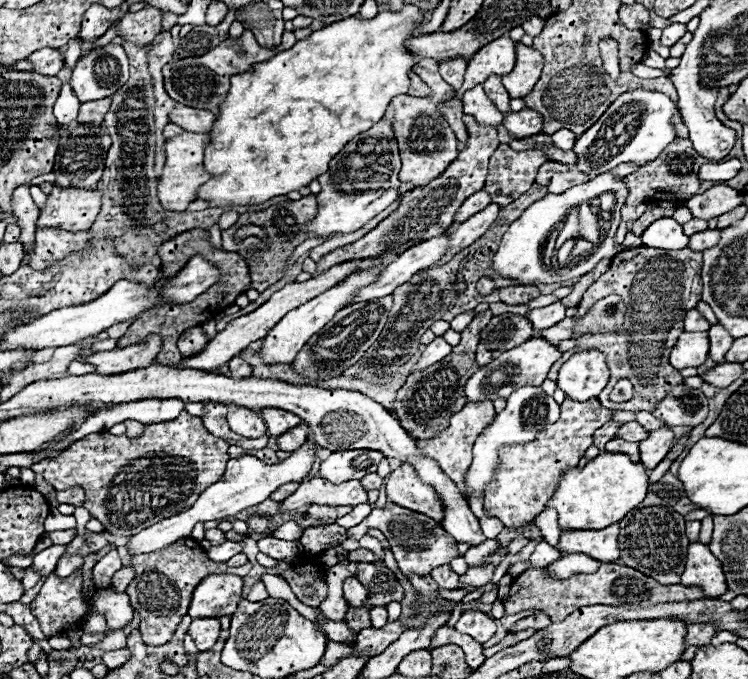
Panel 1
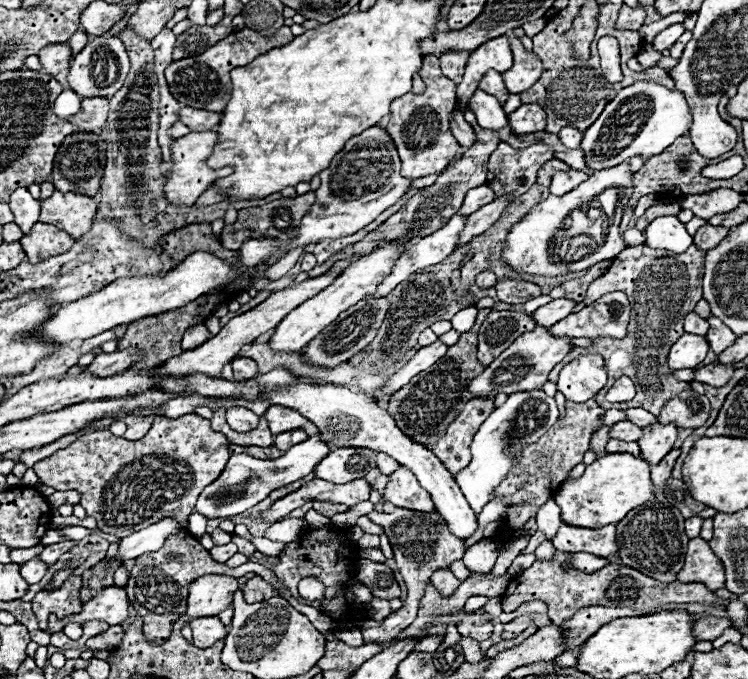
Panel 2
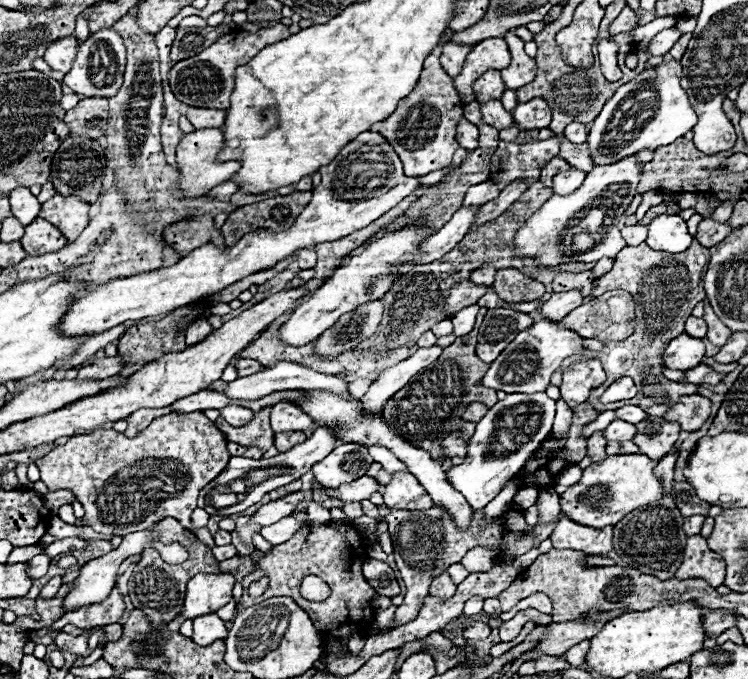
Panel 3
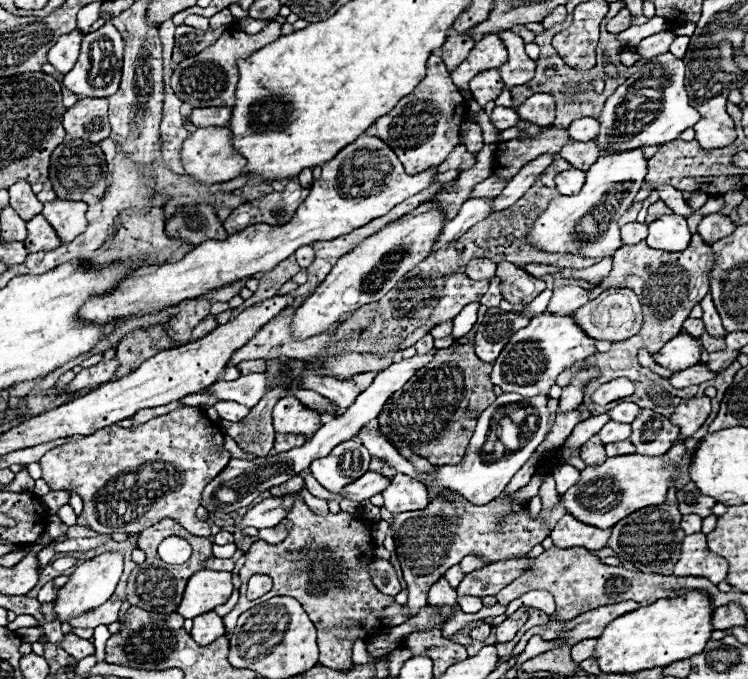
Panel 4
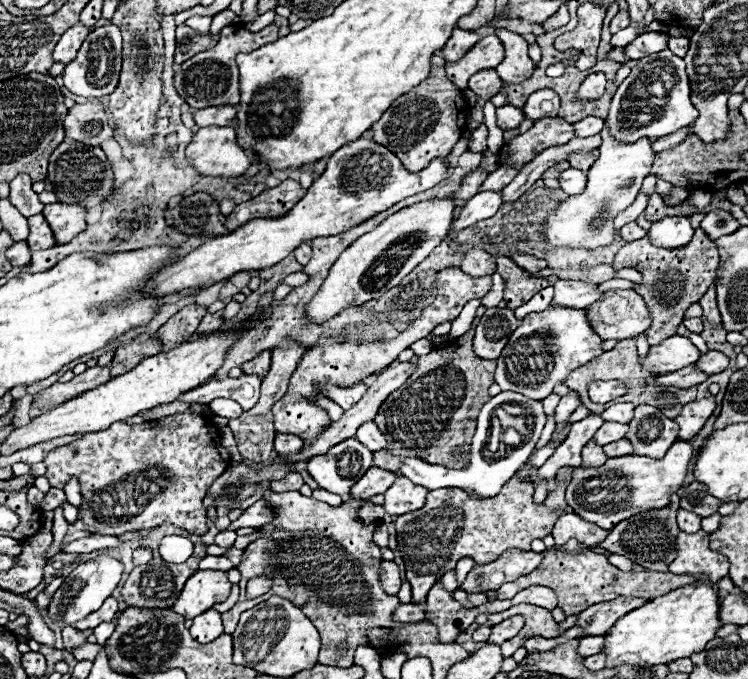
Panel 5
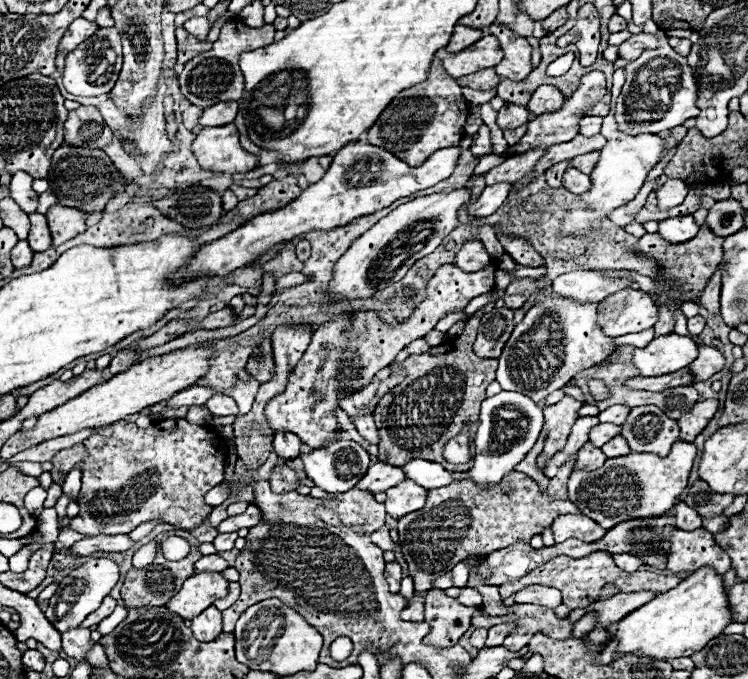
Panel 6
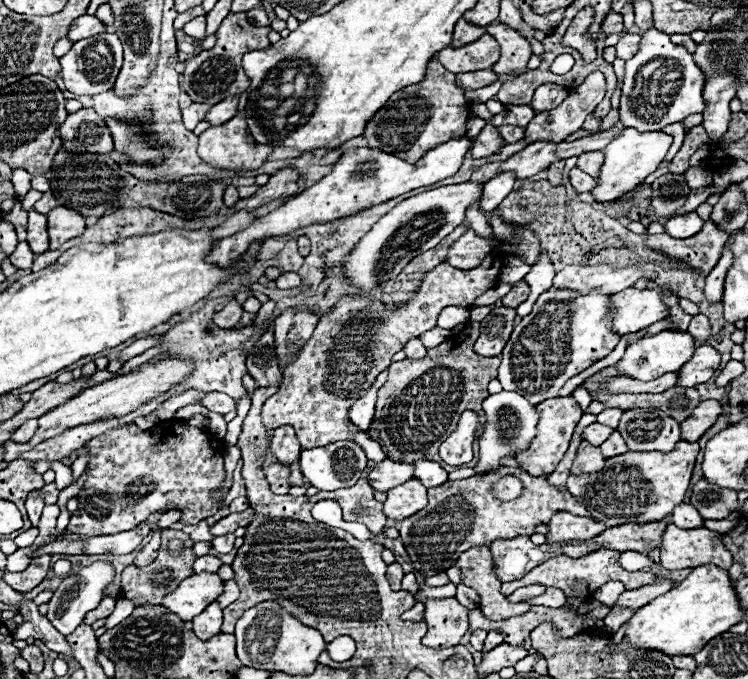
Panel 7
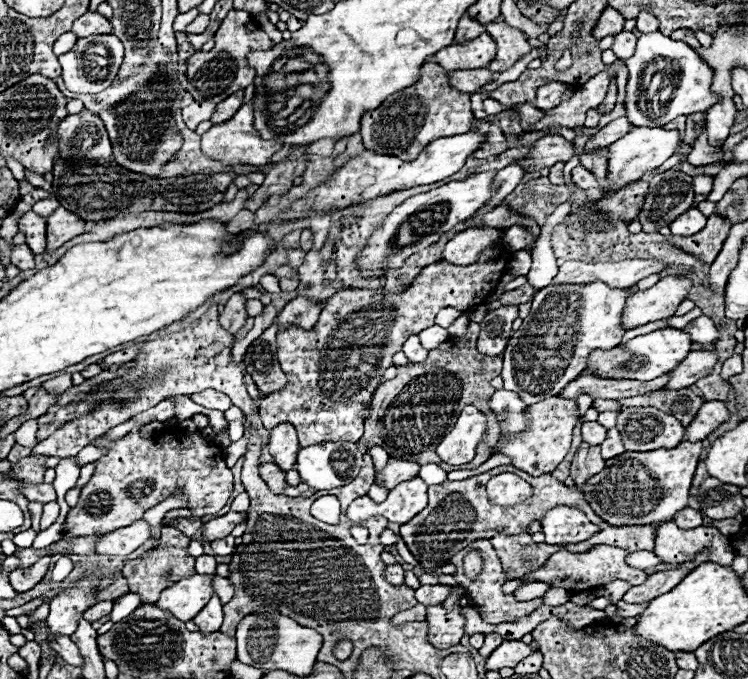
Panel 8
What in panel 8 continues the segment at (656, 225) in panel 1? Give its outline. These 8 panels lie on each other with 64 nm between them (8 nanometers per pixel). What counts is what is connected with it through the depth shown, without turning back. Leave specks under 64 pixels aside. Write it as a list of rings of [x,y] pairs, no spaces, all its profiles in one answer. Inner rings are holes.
[[[690,208],[682,216],[678,216],[672,224],[668,224],[668,228],[676,236],[692,236],[692,234],[700,232],[700,228],[704,228],[704,224],[706,224],[704,214],[696,208]]]

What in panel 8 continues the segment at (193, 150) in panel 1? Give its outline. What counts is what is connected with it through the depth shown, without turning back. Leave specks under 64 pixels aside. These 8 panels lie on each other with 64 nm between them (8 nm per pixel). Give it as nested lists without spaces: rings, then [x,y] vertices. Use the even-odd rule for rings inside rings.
[[[244,104],[230,120],[212,126],[208,132],[202,134],[202,152],[212,158],[222,162],[224,166],[236,166],[236,164],[252,164],[252,166],[264,166],[270,162],[270,156],[280,150],[280,142],[276,140],[262,140],[256,130],[252,128],[254,112],[252,104]]]

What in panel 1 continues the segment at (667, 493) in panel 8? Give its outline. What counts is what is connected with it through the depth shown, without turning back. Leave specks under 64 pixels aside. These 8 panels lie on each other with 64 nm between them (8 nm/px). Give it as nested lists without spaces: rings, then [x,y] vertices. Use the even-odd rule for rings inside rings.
[[[600,454],[582,470],[572,468],[564,472],[556,484],[556,492],[546,502],[546,508],[558,512],[560,530],[600,530],[608,524],[620,522],[632,508],[636,508],[648,494],[648,474],[640,462],[630,462],[624,454]]]

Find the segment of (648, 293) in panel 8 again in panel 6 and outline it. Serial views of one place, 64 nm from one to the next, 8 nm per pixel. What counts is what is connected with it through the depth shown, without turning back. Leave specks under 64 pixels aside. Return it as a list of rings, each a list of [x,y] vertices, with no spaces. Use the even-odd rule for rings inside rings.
[[[632,288],[610,294],[598,306],[598,326],[612,338],[642,332],[656,324],[656,316],[658,308],[652,298]]]

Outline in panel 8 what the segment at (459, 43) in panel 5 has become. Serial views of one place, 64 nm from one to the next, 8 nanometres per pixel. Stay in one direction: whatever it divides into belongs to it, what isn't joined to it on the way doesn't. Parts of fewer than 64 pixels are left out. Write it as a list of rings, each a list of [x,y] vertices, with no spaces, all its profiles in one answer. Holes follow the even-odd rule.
[[[466,14],[460,18],[458,22],[458,28],[456,28],[456,38],[454,42],[464,42],[464,40],[474,40],[476,36],[484,34],[484,26],[482,24],[476,24],[476,20],[468,18]]]

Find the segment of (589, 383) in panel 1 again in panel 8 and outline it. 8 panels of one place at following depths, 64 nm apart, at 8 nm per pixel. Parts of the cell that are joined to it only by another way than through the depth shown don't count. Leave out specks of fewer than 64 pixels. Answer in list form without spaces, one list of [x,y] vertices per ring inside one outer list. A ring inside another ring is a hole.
[[[552,396],[548,400],[542,400],[540,404],[532,404],[528,408],[530,414],[530,428],[528,432],[520,436],[510,436],[504,444],[500,454],[506,454],[512,458],[512,464],[530,476],[540,476],[554,472],[558,464],[564,460],[564,456],[570,450],[570,440],[572,440],[572,430],[578,422],[578,404],[574,400],[566,400],[560,396]]]

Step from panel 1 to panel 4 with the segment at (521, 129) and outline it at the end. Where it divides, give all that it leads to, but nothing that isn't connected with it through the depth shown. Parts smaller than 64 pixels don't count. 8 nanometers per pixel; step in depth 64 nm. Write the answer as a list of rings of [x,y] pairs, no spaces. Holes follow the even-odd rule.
[[[534,94],[516,108],[520,120],[532,122],[536,126],[550,126],[554,120],[554,110],[556,106],[550,94]]]

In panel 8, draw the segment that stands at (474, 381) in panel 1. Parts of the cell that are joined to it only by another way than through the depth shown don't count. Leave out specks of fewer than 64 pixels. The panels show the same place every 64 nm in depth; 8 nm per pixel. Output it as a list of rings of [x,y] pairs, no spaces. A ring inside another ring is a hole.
[[[562,284],[542,288],[532,302],[532,316],[524,318],[524,324],[512,334],[502,358],[502,380],[506,390],[514,390],[528,406],[550,396],[558,396],[568,382],[578,378],[588,366],[590,352],[594,348],[612,350],[620,344],[624,330],[620,328],[620,316],[628,292],[636,288],[612,290],[606,284]]]

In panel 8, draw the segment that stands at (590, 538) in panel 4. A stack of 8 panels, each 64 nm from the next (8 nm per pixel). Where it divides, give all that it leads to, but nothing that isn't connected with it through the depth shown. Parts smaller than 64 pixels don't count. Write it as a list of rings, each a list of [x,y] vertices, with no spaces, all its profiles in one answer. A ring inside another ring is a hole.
[[[568,506],[552,508],[542,520],[542,528],[546,534],[546,544],[582,542],[602,530],[600,526],[592,524],[584,512]]]

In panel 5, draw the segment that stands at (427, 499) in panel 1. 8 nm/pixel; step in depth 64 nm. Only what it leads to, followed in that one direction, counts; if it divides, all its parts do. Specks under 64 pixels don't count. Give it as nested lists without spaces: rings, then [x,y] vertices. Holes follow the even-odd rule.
[[[396,476],[396,482],[384,492],[384,508],[392,516],[400,516],[404,512],[420,510],[426,504],[426,488],[410,482],[404,476]]]

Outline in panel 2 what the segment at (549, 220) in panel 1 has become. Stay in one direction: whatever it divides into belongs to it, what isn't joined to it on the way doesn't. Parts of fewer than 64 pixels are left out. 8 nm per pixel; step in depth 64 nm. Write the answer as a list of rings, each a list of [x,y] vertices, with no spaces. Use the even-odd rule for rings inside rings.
[[[620,164],[616,168],[606,168],[606,170],[600,170],[600,172],[594,172],[586,182],[582,182],[580,186],[576,186],[574,190],[566,192],[564,196],[554,196],[550,194],[546,200],[542,200],[540,204],[536,204],[520,222],[516,222],[512,226],[512,230],[508,232],[506,236],[506,244],[504,244],[504,250],[502,250],[502,262],[508,264],[514,272],[522,272],[522,274],[530,274],[530,276],[546,276],[546,278],[554,278],[554,276],[566,276],[566,274],[572,274],[572,272],[580,272],[580,270],[588,270],[592,268],[594,264],[602,262],[602,260],[612,260],[614,256],[618,256],[626,244],[624,240],[620,238],[618,234],[618,216],[622,216],[622,210],[628,202],[632,194],[632,172],[628,170],[626,164]],[[606,188],[620,188],[620,196],[618,196],[618,206],[616,206],[616,220],[608,228],[608,234],[606,234],[606,240],[604,240],[604,246],[600,246],[594,254],[588,254],[584,256],[582,260],[578,262],[554,262],[550,252],[548,252],[548,246],[554,238],[554,234],[562,228],[564,220],[570,216],[572,210],[580,208],[582,204],[588,204],[590,200],[594,200],[598,194],[602,194]],[[614,246],[614,248],[612,248]],[[602,248],[612,248],[612,250],[602,250]]]

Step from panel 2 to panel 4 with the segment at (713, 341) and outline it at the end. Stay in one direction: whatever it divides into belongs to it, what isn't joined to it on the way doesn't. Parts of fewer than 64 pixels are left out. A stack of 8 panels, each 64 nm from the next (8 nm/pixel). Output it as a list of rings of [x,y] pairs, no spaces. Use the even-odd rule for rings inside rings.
[[[712,294],[704,296],[704,300],[700,302],[700,306],[702,306],[702,310],[704,310],[702,320],[704,320],[704,324],[706,324],[706,332],[708,332],[710,336],[714,336],[714,338],[724,338],[724,336],[726,336],[726,330],[724,330],[724,326],[722,326],[722,322],[720,322],[720,316],[718,316],[714,304],[712,304]]]

